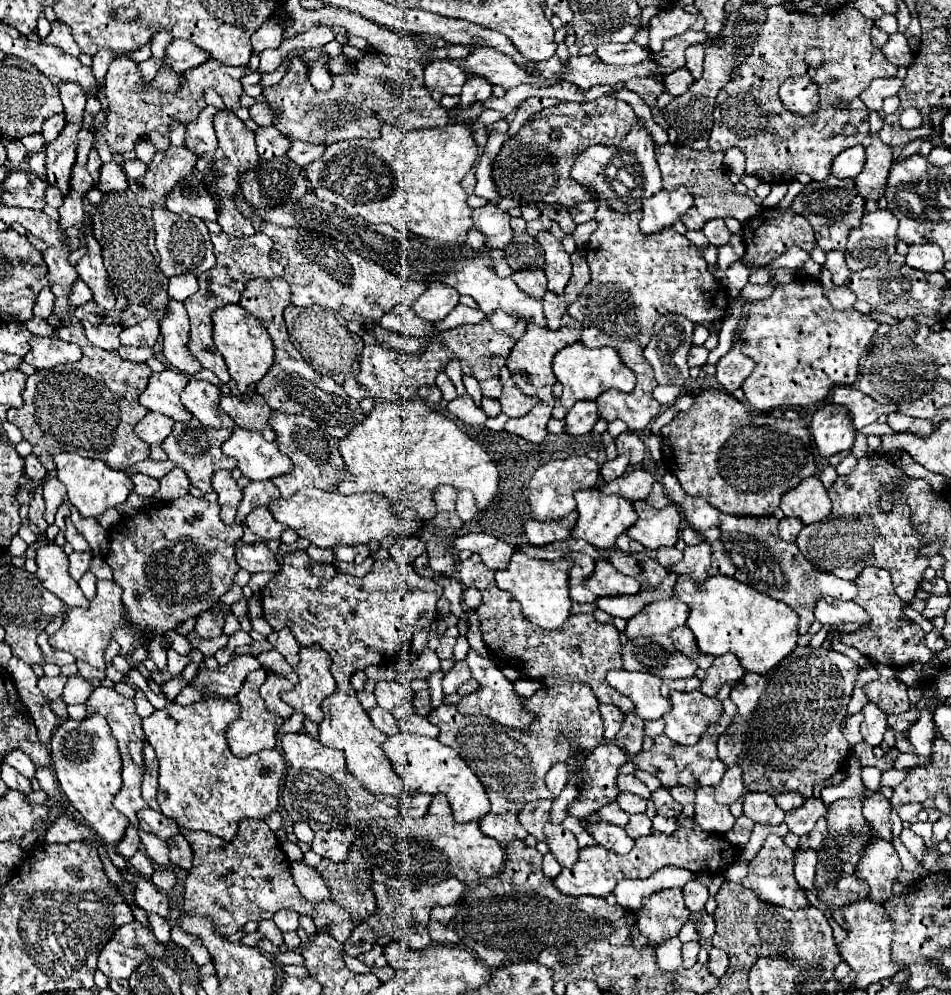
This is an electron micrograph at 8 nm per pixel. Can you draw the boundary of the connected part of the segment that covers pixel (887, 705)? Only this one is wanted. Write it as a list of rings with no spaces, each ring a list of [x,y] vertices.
[[[874,680],[866,684],[866,696],[886,714],[900,714],[910,708],[908,686],[900,680]]]

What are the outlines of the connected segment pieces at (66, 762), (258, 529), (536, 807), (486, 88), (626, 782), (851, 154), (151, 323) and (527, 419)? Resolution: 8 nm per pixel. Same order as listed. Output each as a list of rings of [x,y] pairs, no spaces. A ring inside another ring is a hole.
[[[88,714],[80,722],[72,718],[64,720],[50,740],[50,752],[58,784],[70,800],[70,804],[80,812],[84,822],[96,832],[100,840],[104,840],[110,846],[116,846],[124,838],[130,822],[112,806],[114,796],[122,788],[122,760],[118,754],[118,744],[110,734],[106,720],[98,714]]]
[[[260,506],[260,508],[254,508],[248,516],[246,516],[246,526],[254,532],[254,534],[260,536],[260,538],[270,540],[280,540],[281,534],[284,531],[284,524],[276,522],[272,518],[272,514],[268,512],[268,506]]]
[[[546,798],[546,800],[534,800],[534,802],[526,804],[522,808],[522,812],[518,814],[518,820],[526,828],[526,832],[532,834],[538,842],[546,840],[542,828],[550,820],[550,808],[552,808],[552,800],[550,798]]]
[[[468,76],[462,94],[460,94],[460,104],[456,106],[456,110],[466,110],[470,108],[474,102],[484,102],[492,96],[492,84],[488,84],[486,80],[480,80],[476,76]]]
[[[620,774],[616,782],[618,782],[620,792],[632,792],[632,794],[638,794],[640,798],[646,798],[646,800],[650,798],[650,790],[634,774]]]
[[[854,146],[854,148],[844,150],[840,156],[836,156],[836,160],[832,164],[832,174],[840,180],[856,178],[860,174],[862,166],[864,166],[864,148]]]
[[[142,320],[136,326],[124,328],[120,342],[124,346],[154,346],[160,336],[160,324],[156,320]]]
[[[544,402],[534,404],[534,408],[522,418],[510,418],[506,422],[506,430],[522,436],[528,442],[542,442],[548,434],[546,424],[552,418],[552,408]]]

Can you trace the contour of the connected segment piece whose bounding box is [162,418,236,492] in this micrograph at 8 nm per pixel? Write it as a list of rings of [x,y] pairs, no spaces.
[[[192,418],[188,422],[176,422],[170,436],[162,442],[162,448],[168,454],[168,458],[188,474],[192,486],[200,488],[202,492],[212,492],[212,474],[222,468],[232,470],[236,466],[236,460],[232,460],[220,450],[222,442],[228,440],[230,434],[232,432],[226,428],[208,428],[200,424],[196,418]]]

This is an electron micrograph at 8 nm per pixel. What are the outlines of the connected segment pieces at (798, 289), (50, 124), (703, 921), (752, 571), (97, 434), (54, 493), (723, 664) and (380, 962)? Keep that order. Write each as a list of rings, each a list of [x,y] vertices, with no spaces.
[[[802,276],[788,284],[776,284],[770,298],[754,300],[748,306],[748,316],[744,320],[740,348],[756,362],[756,368],[742,384],[746,400],[754,410],[770,410],[778,406],[810,406],[818,400],[824,400],[832,386],[848,386],[856,380],[858,360],[872,342],[876,328],[878,322],[868,320],[866,314],[860,314],[854,308],[836,312],[828,298],[822,294],[818,280],[808,280]]]
[[[54,114],[54,116],[50,116],[50,118],[44,122],[44,126],[42,126],[42,136],[44,136],[44,140],[46,140],[46,142],[52,142],[52,140],[62,132],[64,124],[66,124],[64,114]]]
[[[702,912],[700,920],[696,920],[696,928],[698,928],[702,940],[710,940],[712,934],[714,934],[714,918],[710,914]]]
[[[664,474],[662,486],[670,500],[682,506],[684,518],[692,530],[704,536],[704,542],[712,548],[712,568],[710,576],[730,576],[762,594],[768,594],[770,598],[776,598],[784,604],[788,604],[798,616],[798,634],[806,634],[814,622],[814,606],[818,598],[832,596],[838,600],[854,600],[858,594],[858,588],[850,580],[836,578],[830,572],[822,572],[814,568],[802,554],[798,544],[784,542],[778,536],[778,518],[774,516],[762,516],[762,518],[750,518],[750,516],[730,516],[720,512],[718,508],[710,506],[704,500],[688,496],[682,486],[678,484],[674,474]]]
[[[64,324],[56,330],[64,342],[74,342],[82,348],[82,360],[76,364],[38,370],[28,376],[24,390],[24,406],[8,410],[8,422],[18,426],[24,440],[32,444],[32,452],[40,458],[48,472],[54,472],[52,454],[76,452],[84,458],[100,458],[114,470],[126,470],[140,460],[146,460],[150,446],[142,442],[134,426],[148,414],[140,406],[138,396],[148,386],[152,370],[146,364],[122,360],[118,352],[96,348],[84,334],[82,324]]]
[[[48,478],[48,480],[44,482],[44,502],[46,502],[44,518],[46,518],[48,524],[54,524],[56,510],[58,510],[58,506],[64,502],[64,496],[66,496],[66,488],[64,488],[64,484],[60,484],[56,478]]]
[[[732,652],[722,654],[714,658],[714,664],[706,670],[706,680],[702,682],[700,692],[708,696],[716,696],[726,682],[738,682],[744,674],[746,674],[744,668],[740,666],[738,658]]]
[[[374,944],[370,952],[360,954],[358,960],[364,962],[368,968],[374,968],[374,966],[386,966],[386,964],[388,964],[386,958],[384,958],[384,954],[382,954],[382,946],[378,946],[378,944]]]

